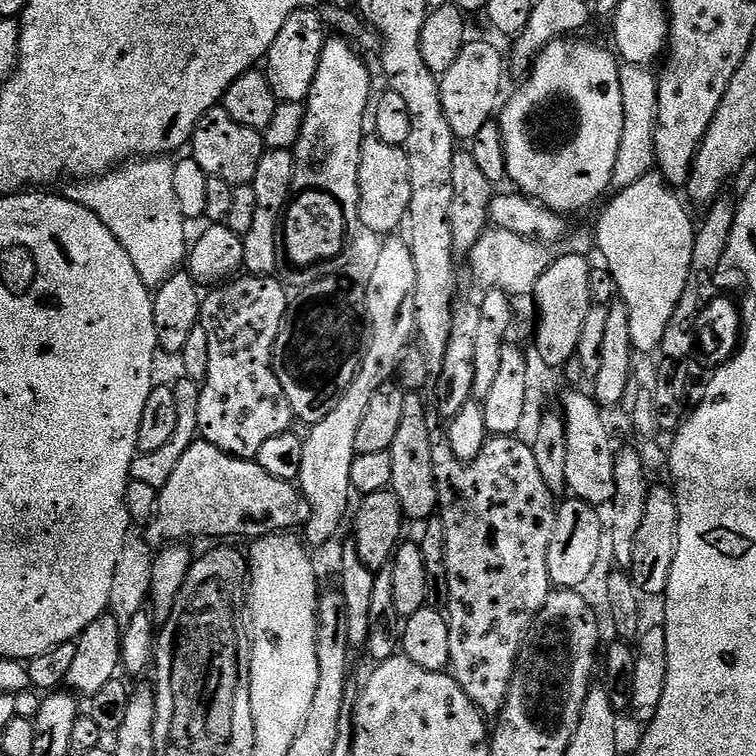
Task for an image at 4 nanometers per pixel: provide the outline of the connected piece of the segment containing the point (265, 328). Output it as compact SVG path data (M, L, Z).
M273 275L244 276L211 289L201 301L199 325L206 332L209 342L209 372L200 384L198 436L207 444L218 446L218 450L222 450L227 456L255 460L258 450L269 438L289 431L294 424L290 402L286 402L282 382L278 382L272 372L272 351L284 317L287 316L290 298L286 296L283 281Z

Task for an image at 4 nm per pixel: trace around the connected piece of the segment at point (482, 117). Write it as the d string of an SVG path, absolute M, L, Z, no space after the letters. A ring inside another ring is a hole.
M476 40L473 44L472 41L465 43L462 54L458 54L458 62L439 77L442 110L457 141L471 142L474 134L478 134L478 130L497 115L500 91L504 88L504 68L506 72L505 53L503 56L494 45Z

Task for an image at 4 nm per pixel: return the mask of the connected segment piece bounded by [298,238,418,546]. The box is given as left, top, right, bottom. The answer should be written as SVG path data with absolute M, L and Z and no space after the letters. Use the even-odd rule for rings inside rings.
M388 238L384 245L380 248L380 253L376 256L376 261L372 264L372 273L368 276L368 289L365 290L364 296L362 292L362 312L366 317L366 328L367 328L367 336L366 336L366 347L363 349L362 355L360 357L360 369L356 371L356 377L354 378L354 382L351 386L346 390L346 394L342 394L342 398L338 402L338 406L334 406L334 410L330 410L330 414L326 414L326 418L322 418L322 422L318 422L317 424L311 425L307 429L308 436L305 435L303 437L304 449L302 450L302 470L300 471L300 478L298 481L298 487L300 489L301 494L304 495L304 503L307 504L309 514L308 514L308 522L303 525L302 528L302 536L305 541L309 545L317 546L328 539L332 539L337 537L338 528L340 523L343 520L346 520L348 516L348 501L353 499L354 493L352 491L352 487L350 486L350 466L354 462L354 458L356 457L356 451L354 450L354 437L358 435L358 425L362 423L362 417L366 415L366 410L370 407L370 401L374 399L374 390L378 390L378 386L386 386L390 383L390 381L397 375L398 369L402 364L402 357L405 355L404 347L407 346L408 343L413 343L414 337L416 336L416 311L414 310L414 290L416 289L416 283L418 282L418 270L416 269L416 263L414 262L414 258L412 257L412 251L410 250L410 246L408 245L407 239L400 238L400 240L392 240L396 238Z

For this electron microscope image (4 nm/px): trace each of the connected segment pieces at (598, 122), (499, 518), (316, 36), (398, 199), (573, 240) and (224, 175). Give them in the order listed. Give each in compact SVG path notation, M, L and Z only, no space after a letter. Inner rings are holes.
M565 38L556 40L552 44L547 44L540 52L540 57L532 65L531 72L523 77L524 85L507 100L499 109L498 123L502 130L502 138L506 146L506 166L508 167L508 180L523 195L540 201L550 210L561 214L568 212L580 212L583 208L588 208L604 191L612 188L612 175L614 174L614 162L618 162L618 146L622 146L622 130L624 129L624 99L622 98L622 82L620 81L621 61L617 59L611 51L599 48L596 44L587 44L580 38Z
M498 436L489 439L484 445L482 454L478 458L467 462L457 460L454 450L446 442L436 442L432 446L433 452L433 476L437 488L438 519L444 527L442 539L444 542L444 565L446 566L446 578L448 579L448 602L446 615L450 626L450 662L448 668L450 675L456 679L458 686L472 699L474 706L484 713L485 717L499 717L504 709L504 699L510 690L512 675L516 669L516 661L520 659L520 645L524 642L524 636L528 633L529 626L534 618L542 610L542 606L548 601L554 585L550 578L550 570L546 566L546 554L550 550L550 538L554 538L554 522L558 507L557 497L542 482L542 474L538 471L538 461L534 459L534 450L531 443L523 444L516 436Z
M303 8L286 18L286 26L282 26L278 38L274 38L274 46L270 46L266 57L266 75L277 101L285 104L304 104L307 101L325 39L326 25L319 11Z
M369 135L362 146L362 154L360 155L360 165L358 166L358 190L360 191L360 227L366 233L368 232L388 232L384 234L392 234L399 224L403 225L408 219L408 207L410 206L410 158L407 151L401 146L390 146L390 142L382 142L375 136Z
M492 226L478 238L466 260L472 267L472 276L481 284L481 289L506 292L509 296L533 295L539 279L559 256L582 255L587 257L594 248L594 232L591 227L569 231L568 235L555 245L554 251L547 244L539 244L536 240L527 240L518 234L510 234L510 230Z
M222 106L211 108L200 119L190 141L191 148L192 160L204 171L205 177L222 178L222 182L233 186L251 184L254 174L258 174L258 162L262 162L262 154L266 151L261 132L242 126L242 122L234 122Z

